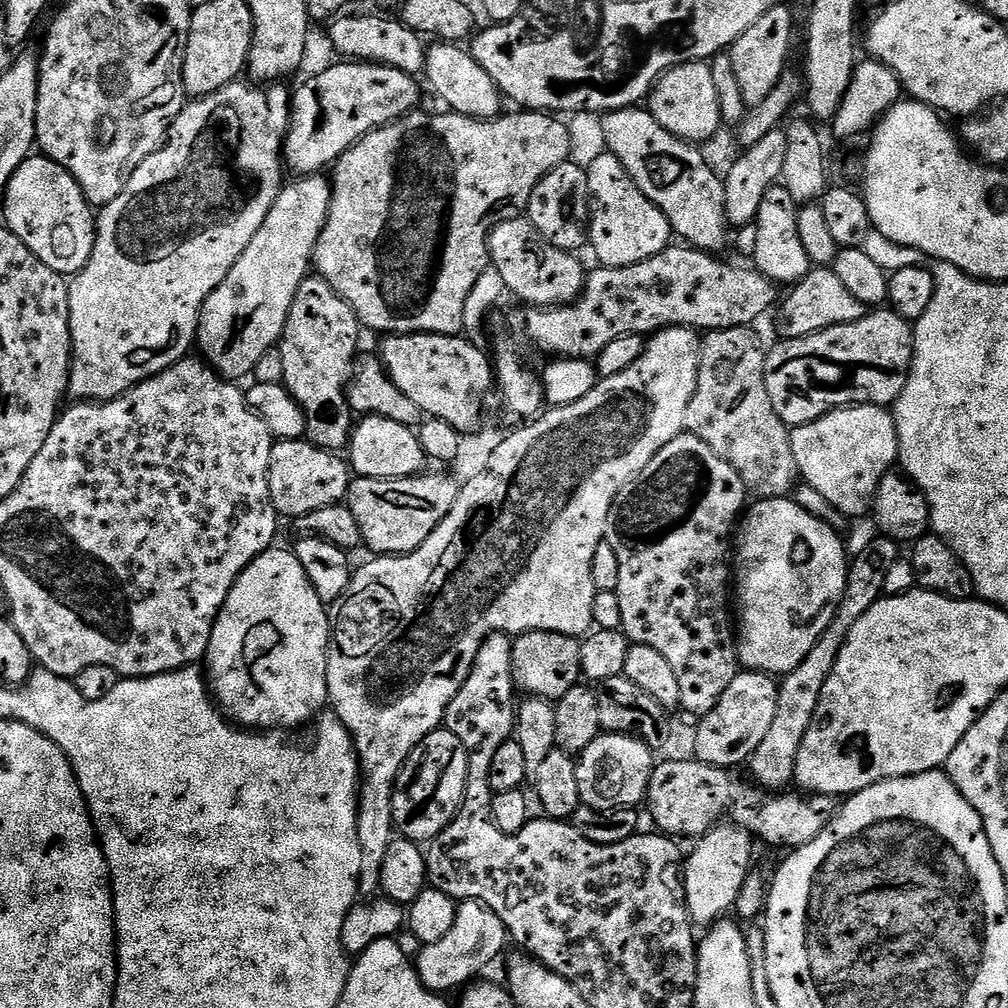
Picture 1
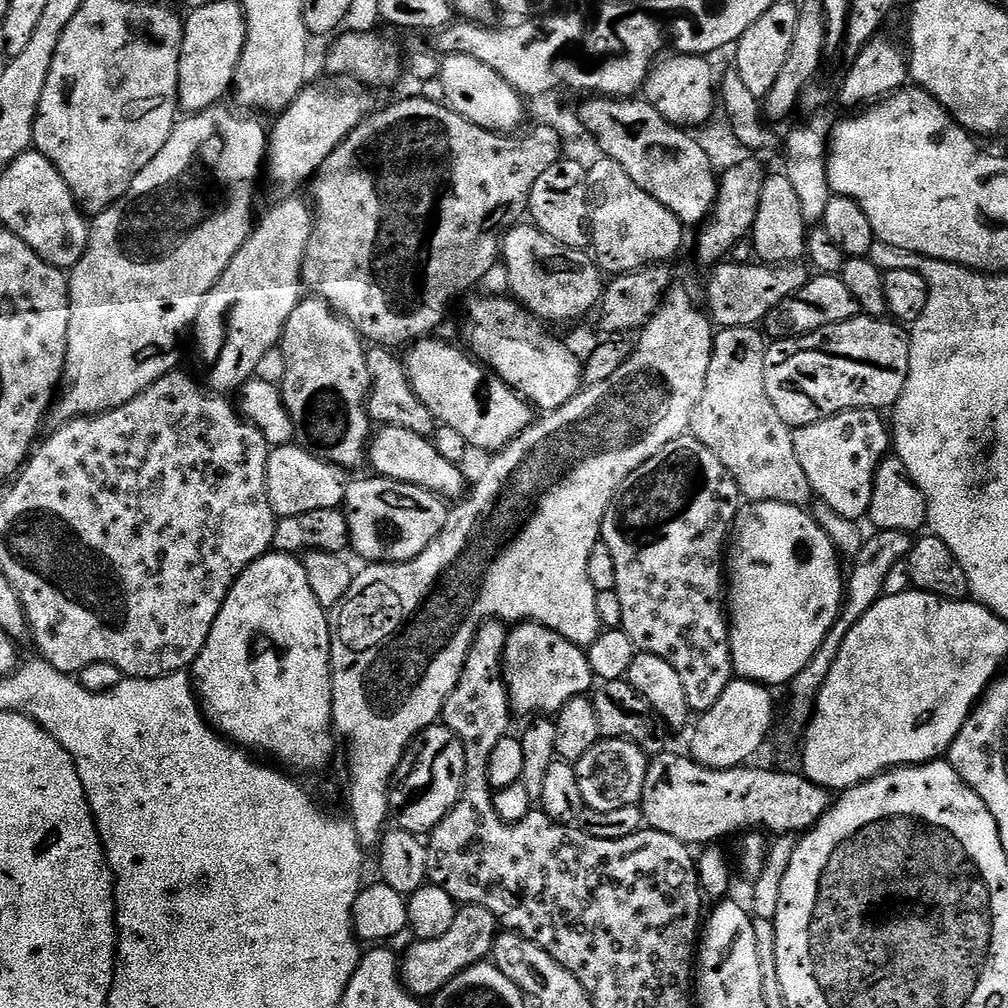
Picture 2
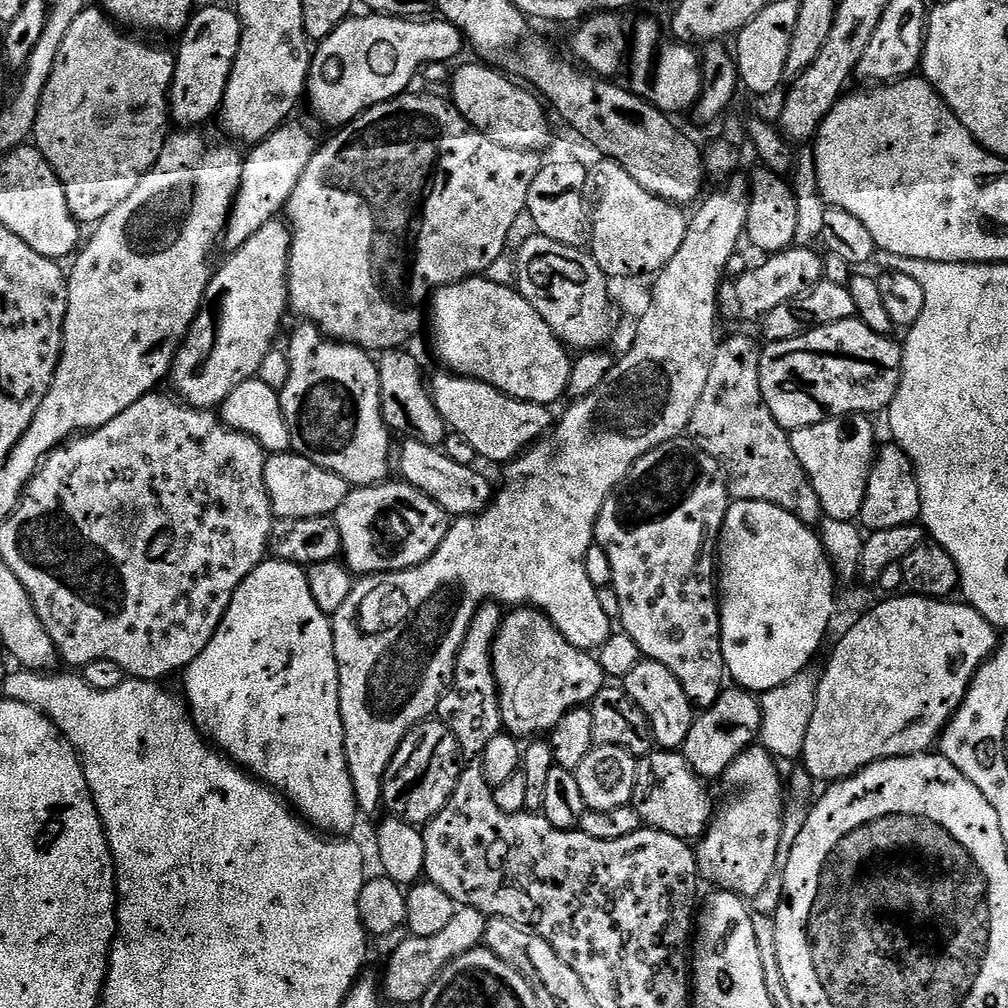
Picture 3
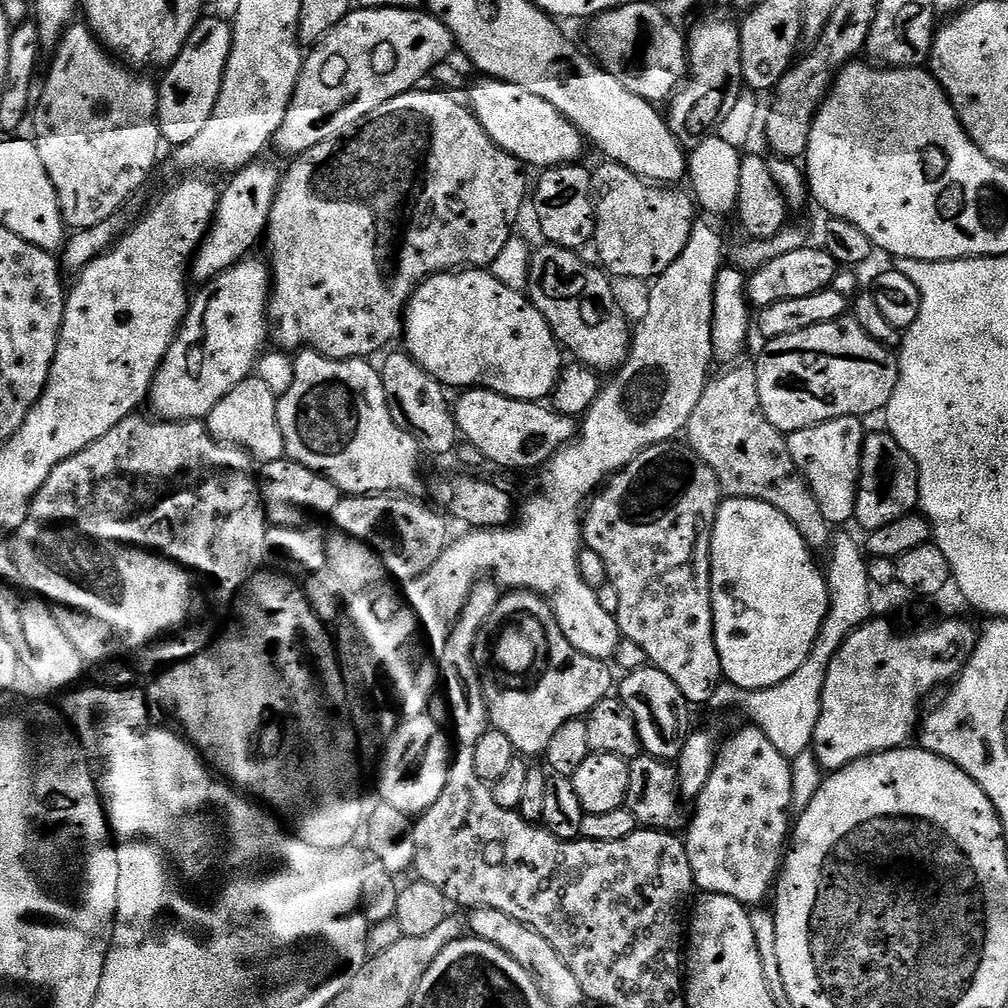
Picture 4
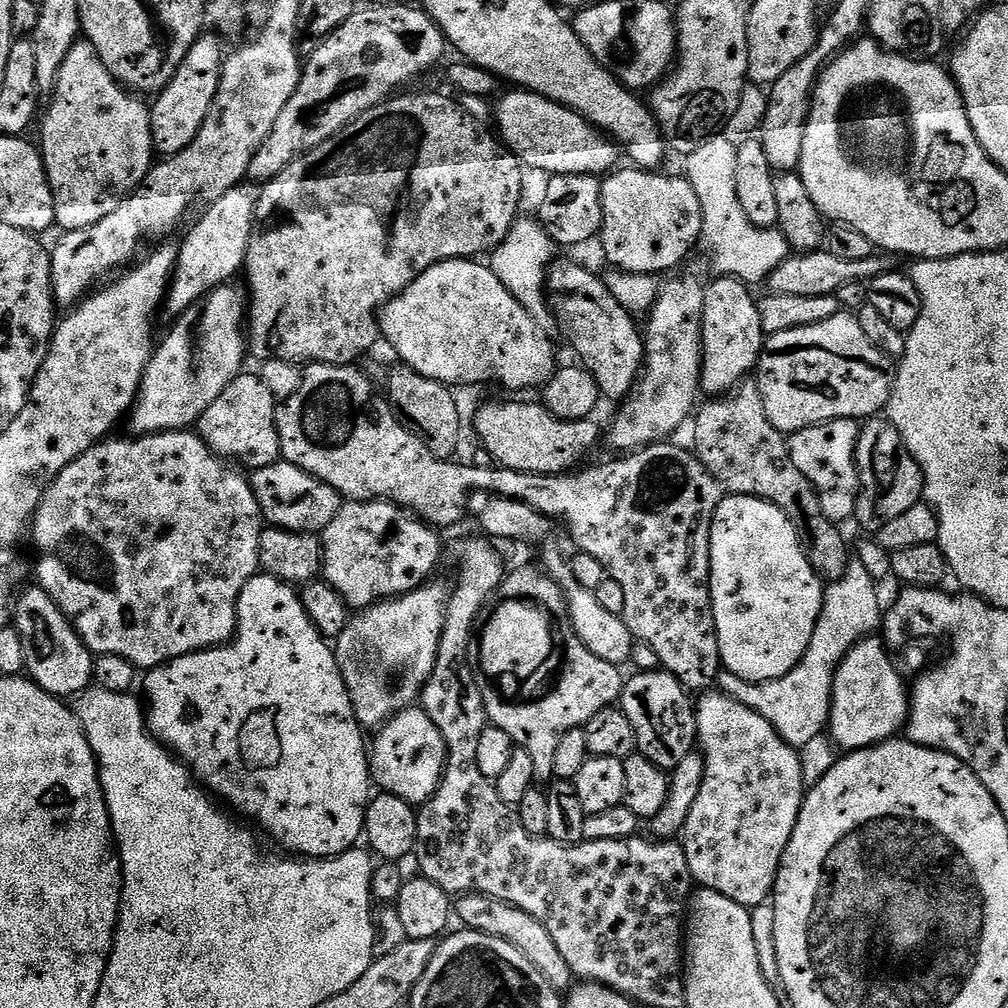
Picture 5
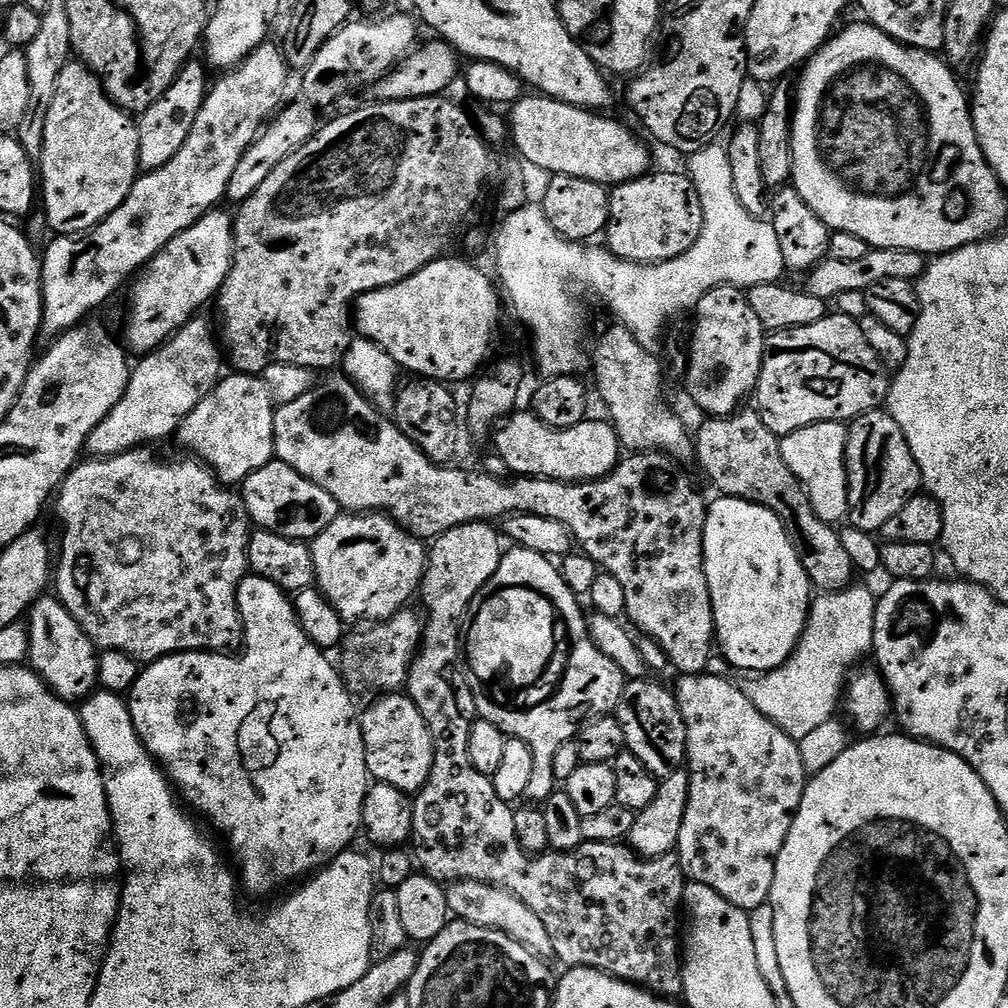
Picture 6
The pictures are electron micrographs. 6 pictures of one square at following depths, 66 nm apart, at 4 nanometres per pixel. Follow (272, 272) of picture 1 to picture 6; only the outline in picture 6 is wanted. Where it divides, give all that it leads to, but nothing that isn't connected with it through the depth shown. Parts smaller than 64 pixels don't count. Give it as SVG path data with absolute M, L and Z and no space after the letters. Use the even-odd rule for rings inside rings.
M204 314L193 316L163 346L141 355L137 364L135 361L126 394L122 394L118 406L114 406L90 434L87 455L92 458L117 456L152 442L148 440L164 440L171 432L173 435L186 414L190 414L190 410L194 410L194 406L220 383L220 356L222 360L222 348L214 335L213 321L211 324Z

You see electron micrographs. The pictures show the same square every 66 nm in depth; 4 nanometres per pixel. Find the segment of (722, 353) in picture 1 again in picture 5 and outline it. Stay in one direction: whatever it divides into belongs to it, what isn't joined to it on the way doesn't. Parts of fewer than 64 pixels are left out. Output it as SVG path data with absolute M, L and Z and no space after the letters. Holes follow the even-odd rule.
M745 379L735 385L727 394L709 399L707 402L709 404L701 403L699 405L694 416L694 421L696 420L694 452L706 466L708 473L716 479L717 484L727 495L753 496L778 506L778 510L782 510L782 514L786 514L786 518L790 518L800 539L802 550L806 554L810 566L820 575L821 580L831 582L840 578L850 558L849 553L846 554L844 536L840 533L841 529L830 523L826 514L822 514L822 506L818 502L811 482L801 474L798 466L794 466L785 433L778 431L770 422L770 418L766 418L766 410L762 406L762 394L755 379Z

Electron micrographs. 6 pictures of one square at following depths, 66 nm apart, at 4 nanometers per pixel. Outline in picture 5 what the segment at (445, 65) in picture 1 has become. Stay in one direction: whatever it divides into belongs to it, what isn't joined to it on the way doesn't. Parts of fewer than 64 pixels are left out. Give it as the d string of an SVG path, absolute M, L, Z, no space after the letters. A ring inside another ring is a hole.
M508 91L512 92L506 93L496 104L495 131L504 147L518 157L525 169L537 168L548 176L600 176L611 173L617 167L616 141L593 126L589 120L579 116L575 110L539 96L537 92Z

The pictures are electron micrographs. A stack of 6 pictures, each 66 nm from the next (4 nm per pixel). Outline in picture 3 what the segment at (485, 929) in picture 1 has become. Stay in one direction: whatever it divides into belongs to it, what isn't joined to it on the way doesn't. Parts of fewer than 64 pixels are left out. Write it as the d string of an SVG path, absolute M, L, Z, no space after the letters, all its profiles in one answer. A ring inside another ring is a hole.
M457 907L454 918L450 918L449 924L447 924L439 934L430 934L430 938L409 935L407 937L408 940L402 941L401 944L393 950L392 957L389 958L388 965L384 968L384 984L382 980L383 995L387 997L393 1005L419 1005L420 999L426 994L426 990L430 990L430 986L434 982L434 978L438 978L440 971L443 970L451 960L483 945L485 923L486 917L483 912L479 912L473 908Z

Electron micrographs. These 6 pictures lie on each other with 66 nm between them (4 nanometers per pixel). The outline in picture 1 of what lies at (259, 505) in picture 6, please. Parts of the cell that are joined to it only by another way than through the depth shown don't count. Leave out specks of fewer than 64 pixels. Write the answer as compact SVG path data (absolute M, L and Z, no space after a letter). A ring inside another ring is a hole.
M307 439L276 440L270 454L270 498L281 517L295 518L310 514L310 510L322 510L322 506L339 504L347 497L350 483L350 468L337 453L316 448Z

